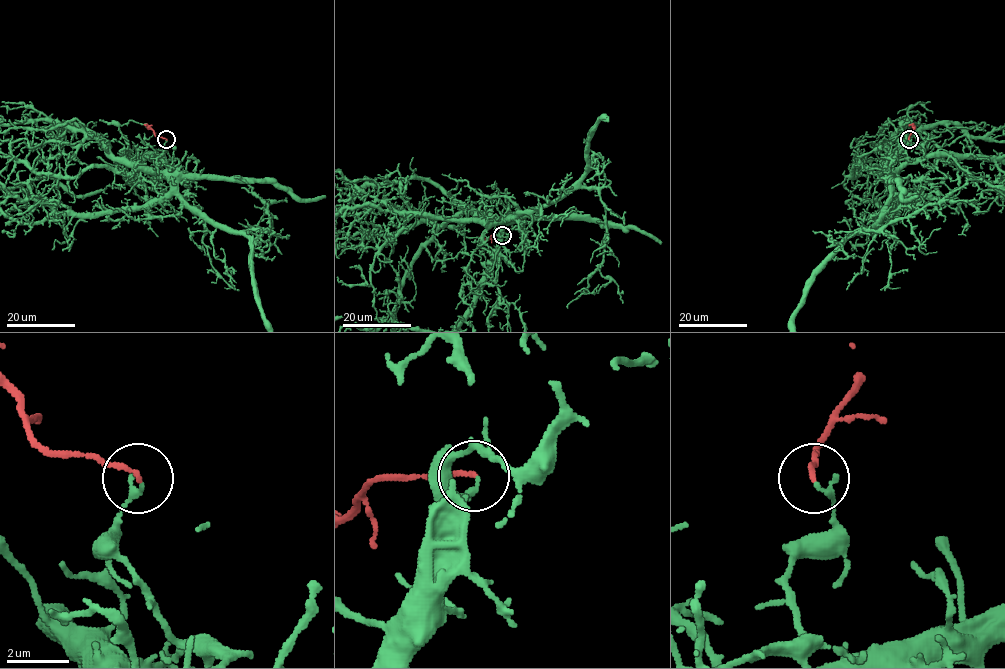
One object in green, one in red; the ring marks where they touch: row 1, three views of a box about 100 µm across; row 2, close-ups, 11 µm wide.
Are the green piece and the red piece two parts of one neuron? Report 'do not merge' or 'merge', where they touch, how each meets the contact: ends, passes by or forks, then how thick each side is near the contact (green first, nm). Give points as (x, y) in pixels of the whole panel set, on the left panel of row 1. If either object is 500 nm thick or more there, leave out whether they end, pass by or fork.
do not merge; place (166, 139); green ends; red ends; calibres 200 and 140 nm

